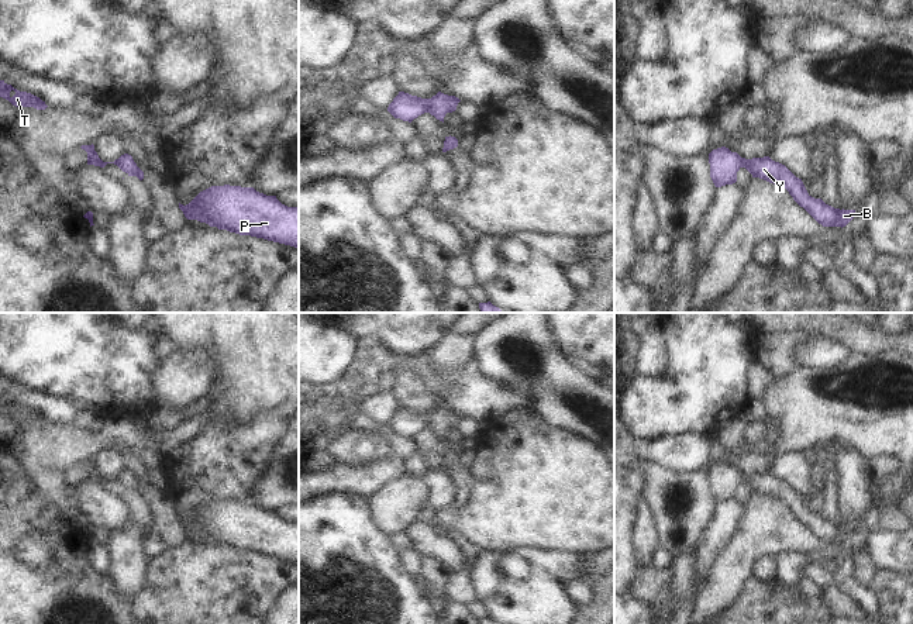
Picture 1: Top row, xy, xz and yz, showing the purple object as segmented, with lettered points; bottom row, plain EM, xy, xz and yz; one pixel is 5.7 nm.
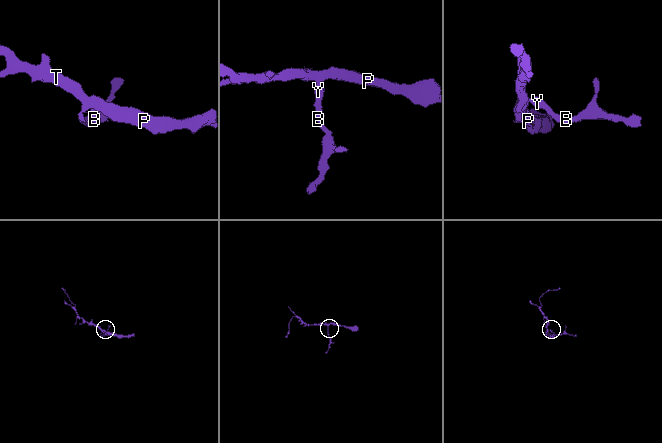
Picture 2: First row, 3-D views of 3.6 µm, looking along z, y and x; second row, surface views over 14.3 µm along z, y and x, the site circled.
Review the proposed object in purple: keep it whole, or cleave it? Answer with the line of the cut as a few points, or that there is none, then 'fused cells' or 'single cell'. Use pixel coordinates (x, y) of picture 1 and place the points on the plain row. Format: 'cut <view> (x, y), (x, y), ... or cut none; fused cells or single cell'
cut none; single cell

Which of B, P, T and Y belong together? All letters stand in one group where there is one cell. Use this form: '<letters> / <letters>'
B P T Y

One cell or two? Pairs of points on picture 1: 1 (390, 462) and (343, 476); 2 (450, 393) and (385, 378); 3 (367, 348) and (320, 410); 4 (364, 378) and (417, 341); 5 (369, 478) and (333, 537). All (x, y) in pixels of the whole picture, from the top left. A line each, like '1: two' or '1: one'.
1: one
2: two
3: one
4: two
5: two

